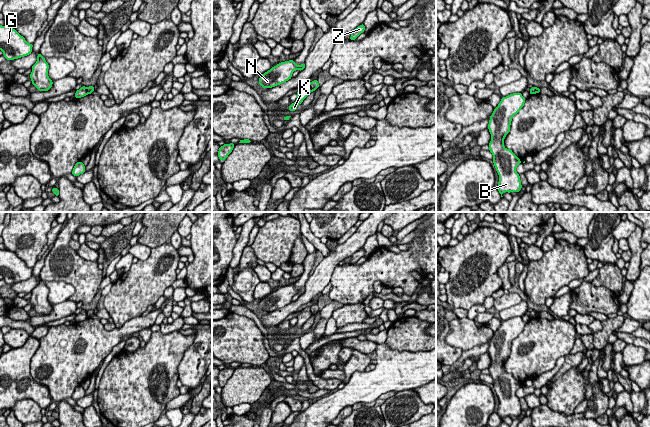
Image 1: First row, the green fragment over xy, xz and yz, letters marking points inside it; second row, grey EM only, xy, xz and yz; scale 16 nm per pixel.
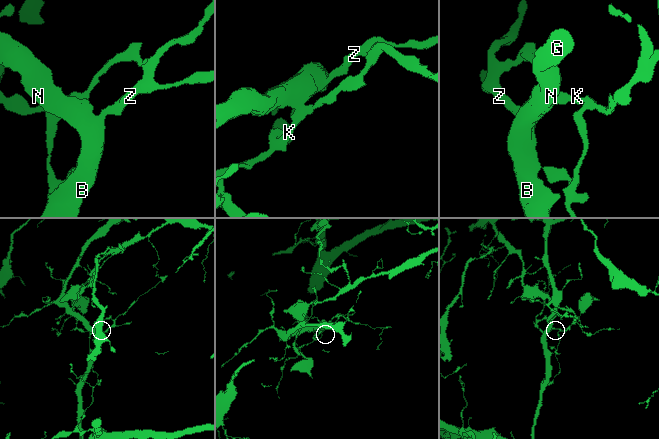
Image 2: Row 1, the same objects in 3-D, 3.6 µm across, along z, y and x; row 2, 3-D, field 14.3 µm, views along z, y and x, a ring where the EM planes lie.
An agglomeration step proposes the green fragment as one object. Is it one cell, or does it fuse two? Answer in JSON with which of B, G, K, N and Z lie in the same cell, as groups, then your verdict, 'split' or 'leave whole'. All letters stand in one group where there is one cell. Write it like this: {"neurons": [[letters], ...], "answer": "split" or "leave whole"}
{"neurons": [["B", "G", "N", "Z"], ["K"]], "answer": "split"}

